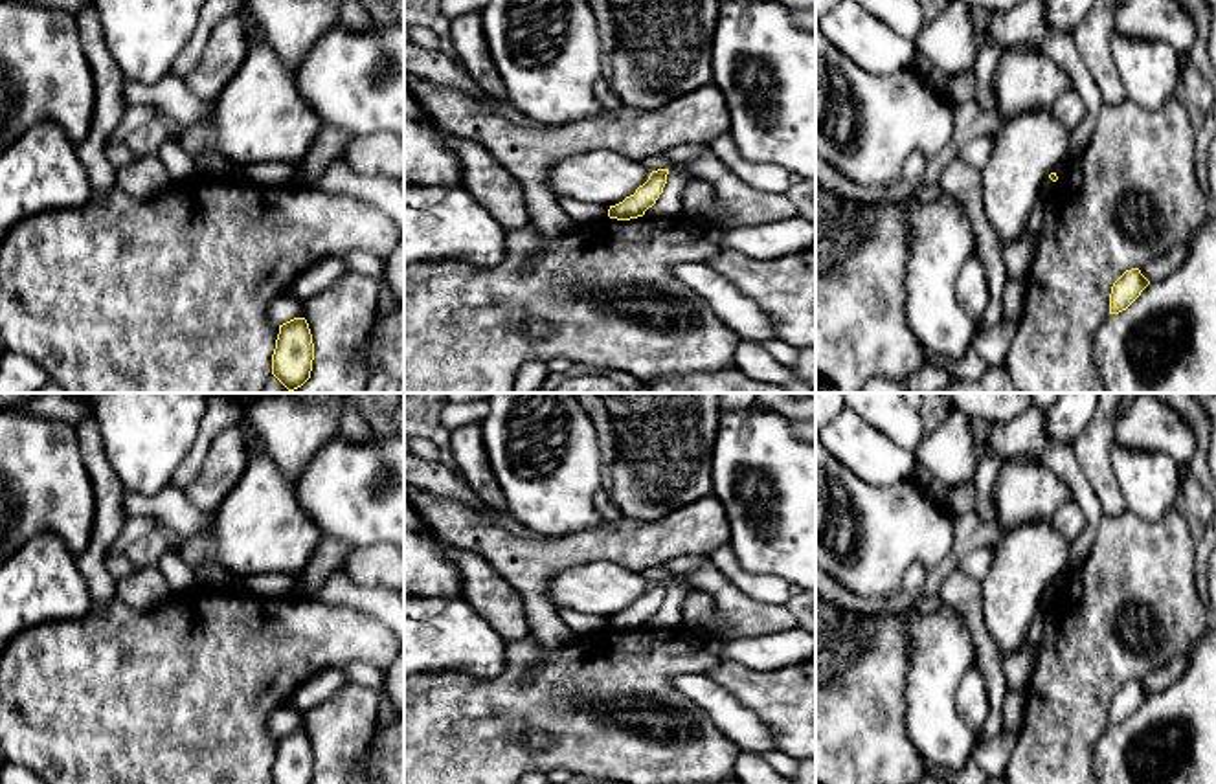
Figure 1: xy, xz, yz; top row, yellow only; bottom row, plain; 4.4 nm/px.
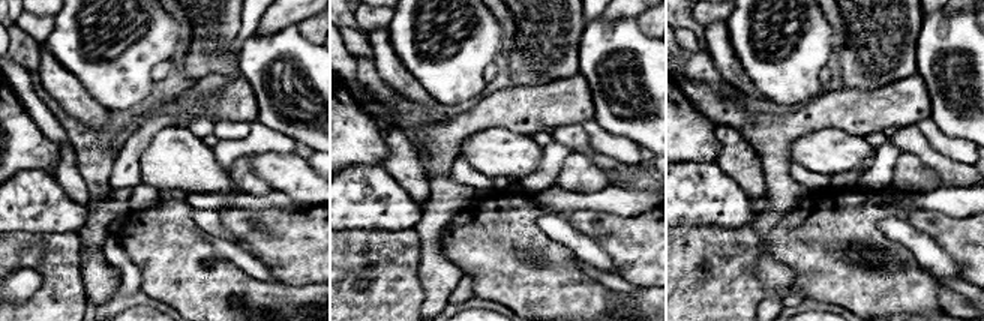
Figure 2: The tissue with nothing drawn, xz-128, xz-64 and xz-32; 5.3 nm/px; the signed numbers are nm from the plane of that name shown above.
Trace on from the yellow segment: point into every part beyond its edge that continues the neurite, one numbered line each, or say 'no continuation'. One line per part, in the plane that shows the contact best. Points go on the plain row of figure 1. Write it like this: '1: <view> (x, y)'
no continuation

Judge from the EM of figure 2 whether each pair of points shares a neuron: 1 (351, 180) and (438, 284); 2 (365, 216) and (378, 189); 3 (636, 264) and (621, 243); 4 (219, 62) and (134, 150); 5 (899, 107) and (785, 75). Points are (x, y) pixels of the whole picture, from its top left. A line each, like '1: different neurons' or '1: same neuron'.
1: different neurons
2: same neuron
3: same neuron
4: different neurons
5: different neurons

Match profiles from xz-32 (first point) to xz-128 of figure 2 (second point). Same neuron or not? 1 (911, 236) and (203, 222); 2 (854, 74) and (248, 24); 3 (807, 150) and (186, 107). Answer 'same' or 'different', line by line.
1: same
2: different
3: different

